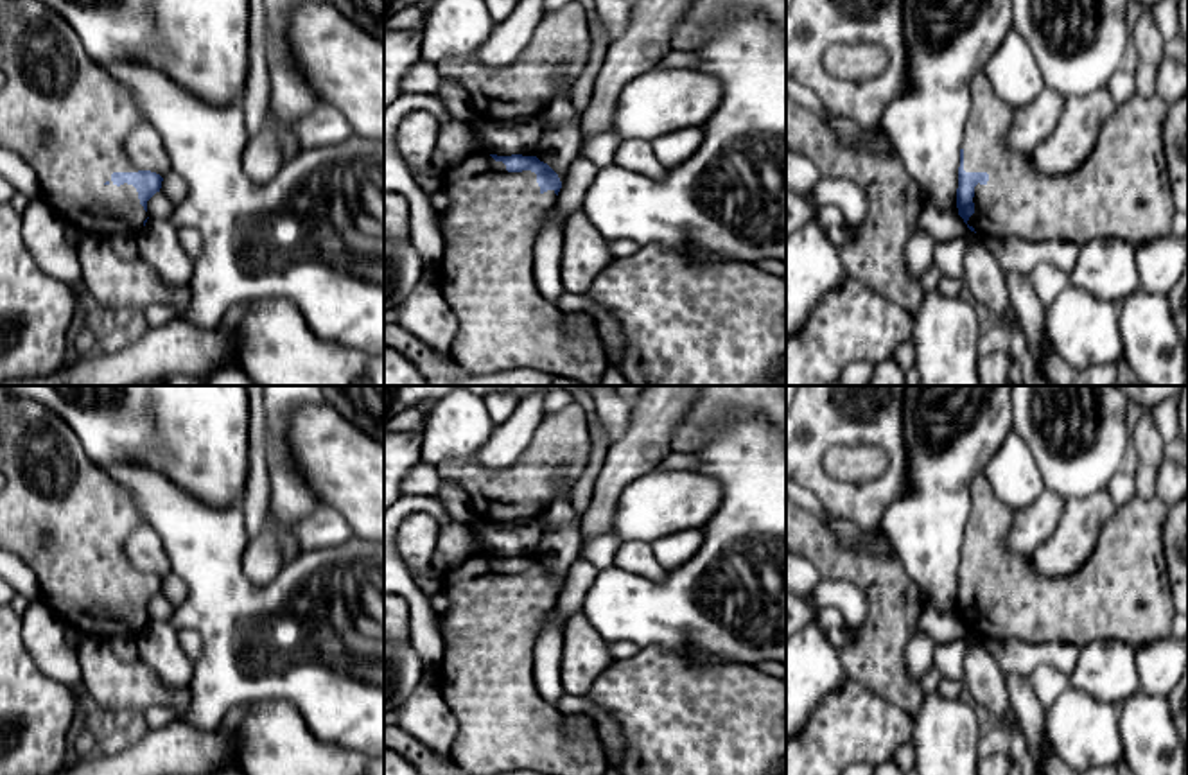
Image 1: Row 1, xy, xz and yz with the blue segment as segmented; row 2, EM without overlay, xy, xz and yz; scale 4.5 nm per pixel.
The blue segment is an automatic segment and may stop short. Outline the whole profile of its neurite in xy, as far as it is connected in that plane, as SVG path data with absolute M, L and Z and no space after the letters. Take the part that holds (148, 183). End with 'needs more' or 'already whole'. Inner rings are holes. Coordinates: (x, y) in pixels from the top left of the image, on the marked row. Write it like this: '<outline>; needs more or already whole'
M0 0L0 70L5 75L5 83L0 88L0 147L20 154L34 170L39 185L38 196L50 205L50 208L65 221L65 224L74 226L81 235L99 235L106 239L115 235L129 235L136 239L149 219L147 201L160 192L163 178L151 170L140 170L126 154L126 136L144 122L127 88L115 81L102 66L99 66L84 50L70 23L39 0Z; needs more

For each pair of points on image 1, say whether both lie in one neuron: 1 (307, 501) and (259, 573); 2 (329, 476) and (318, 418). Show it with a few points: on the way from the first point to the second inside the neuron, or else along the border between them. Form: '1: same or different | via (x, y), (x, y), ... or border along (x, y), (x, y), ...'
1: different | border along (266, 528), (286, 566)
2: same | via (329, 461), (329, 449), (318, 433)

